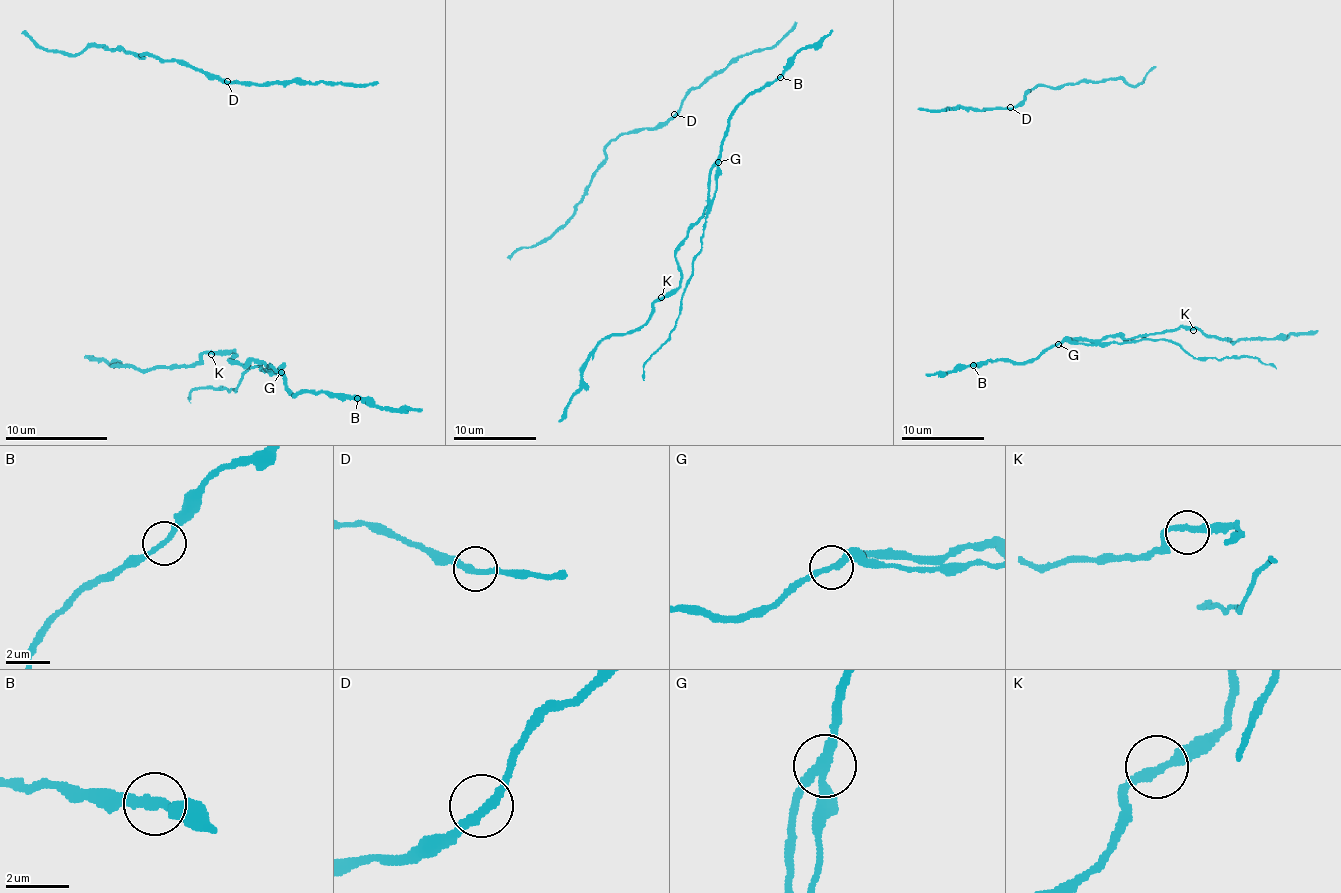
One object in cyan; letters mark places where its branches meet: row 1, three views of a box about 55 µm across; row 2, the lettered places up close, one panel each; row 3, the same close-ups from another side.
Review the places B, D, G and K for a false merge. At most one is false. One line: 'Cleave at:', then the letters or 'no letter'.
Cleave at: G

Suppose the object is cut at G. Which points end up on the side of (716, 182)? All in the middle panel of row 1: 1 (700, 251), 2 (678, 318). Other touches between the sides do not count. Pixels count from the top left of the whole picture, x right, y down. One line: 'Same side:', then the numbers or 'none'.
Same side: 1, 2

